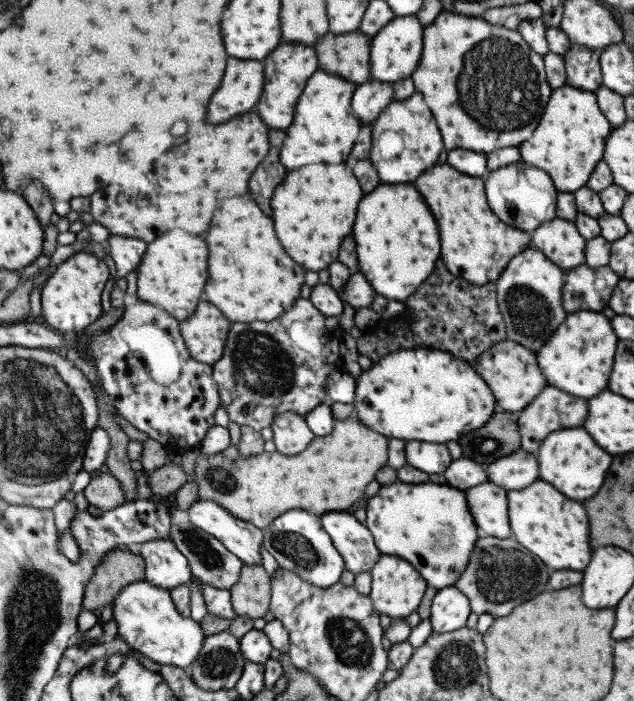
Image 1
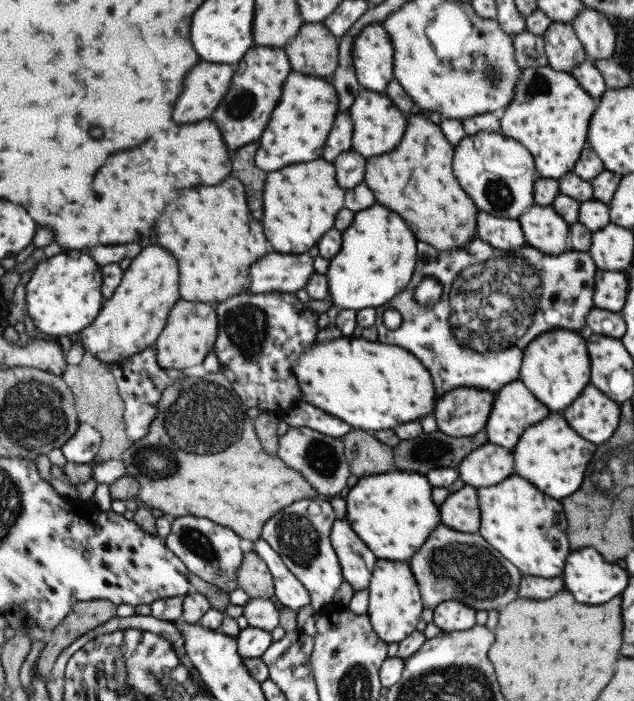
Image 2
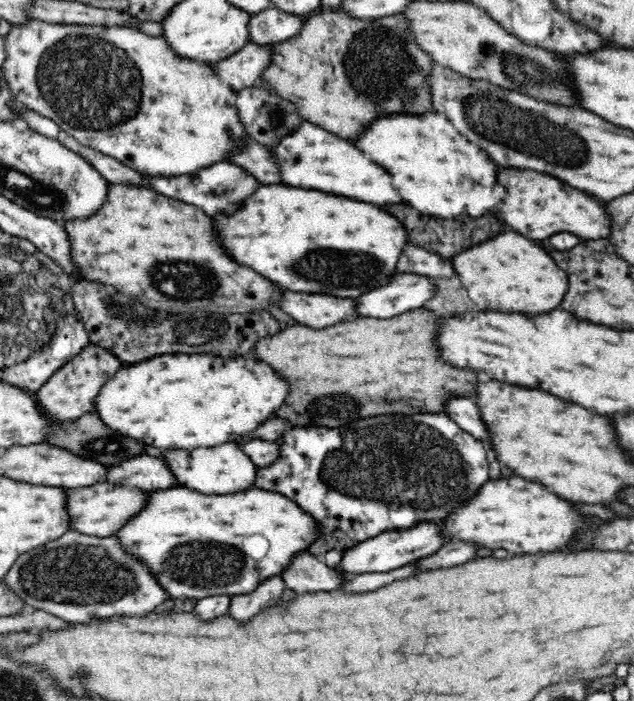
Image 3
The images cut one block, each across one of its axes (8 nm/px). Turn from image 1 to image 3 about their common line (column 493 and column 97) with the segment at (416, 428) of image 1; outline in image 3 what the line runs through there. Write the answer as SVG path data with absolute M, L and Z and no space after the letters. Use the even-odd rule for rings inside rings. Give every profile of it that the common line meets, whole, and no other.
M164 354L158 358L130 364L116 380L108 382L96 398L96 412L102 422L122 436L132 436L138 442L146 442L160 450L194 450L212 448L228 442L236 442L250 436L258 426L274 420L276 412L288 400L290 382L276 374L272 366L248 356L220 358L212 354Z

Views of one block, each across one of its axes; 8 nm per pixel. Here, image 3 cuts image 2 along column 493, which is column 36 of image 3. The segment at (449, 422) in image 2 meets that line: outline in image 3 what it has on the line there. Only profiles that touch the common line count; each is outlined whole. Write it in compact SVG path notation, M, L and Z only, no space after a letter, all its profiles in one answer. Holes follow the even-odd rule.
M88 344L86 350L80 350L64 366L60 366L60 370L52 374L52 378L36 392L40 410L46 410L50 418L62 424L78 420L84 414L96 412L98 394L104 390L104 386L108 386L108 380L112 380L122 370L122 364L124 362L120 362L118 356L110 350L96 344Z

